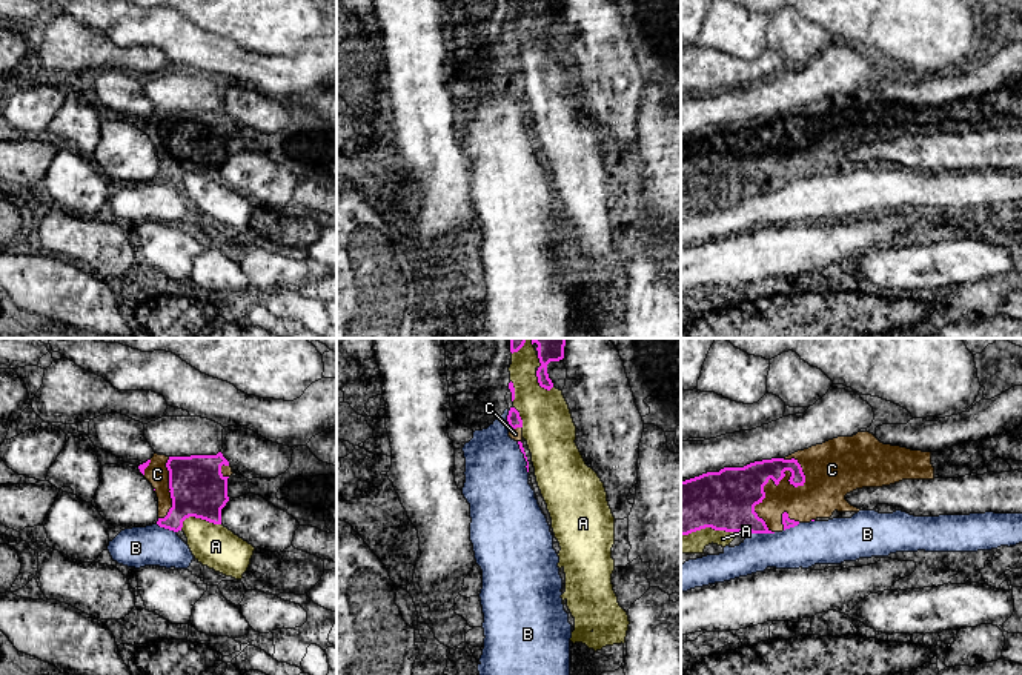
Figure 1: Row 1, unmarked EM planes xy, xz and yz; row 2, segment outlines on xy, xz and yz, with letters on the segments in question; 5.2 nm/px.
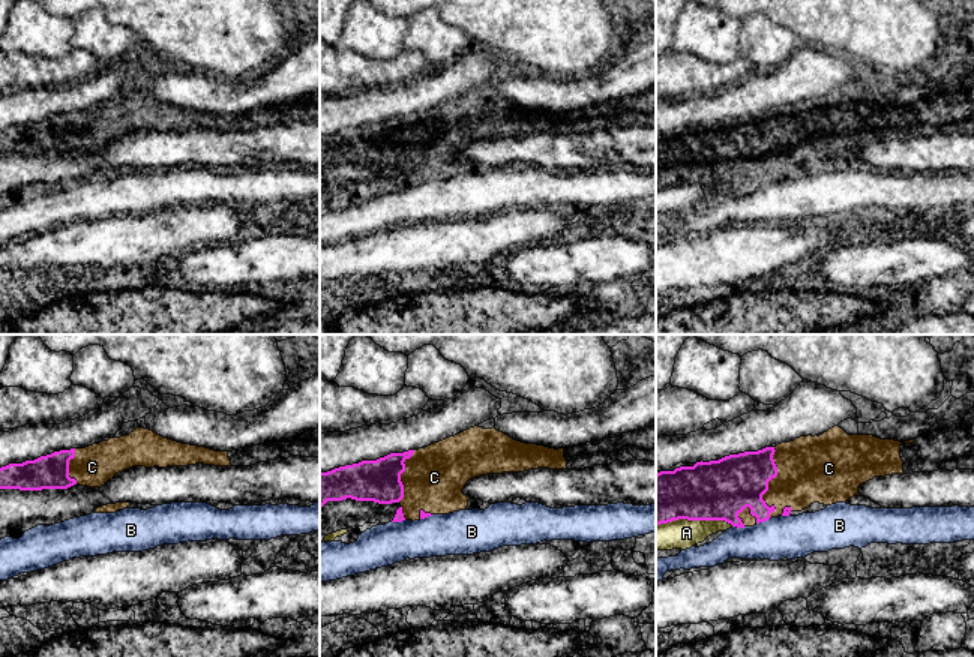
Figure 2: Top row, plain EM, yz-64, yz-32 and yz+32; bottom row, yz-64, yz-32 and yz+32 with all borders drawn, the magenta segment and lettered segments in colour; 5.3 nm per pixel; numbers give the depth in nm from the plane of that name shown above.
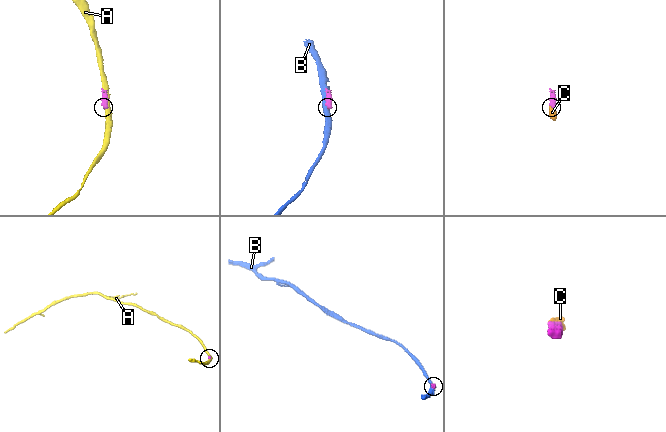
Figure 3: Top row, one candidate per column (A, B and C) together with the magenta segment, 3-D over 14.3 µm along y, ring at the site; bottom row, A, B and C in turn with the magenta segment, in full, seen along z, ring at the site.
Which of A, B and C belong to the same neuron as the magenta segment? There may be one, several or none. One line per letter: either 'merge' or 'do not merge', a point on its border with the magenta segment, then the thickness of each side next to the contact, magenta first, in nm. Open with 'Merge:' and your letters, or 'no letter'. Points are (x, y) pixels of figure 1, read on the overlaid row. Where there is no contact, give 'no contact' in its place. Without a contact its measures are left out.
Merge: C
A: do not merge; contact yz (707, 526); calibres 320 and 110 nm
B: do not merge; contact yz (763, 532); calibres 300 and 220 nm
C: merge; contact yz (779, 480); calibres 260 and 240 nm

